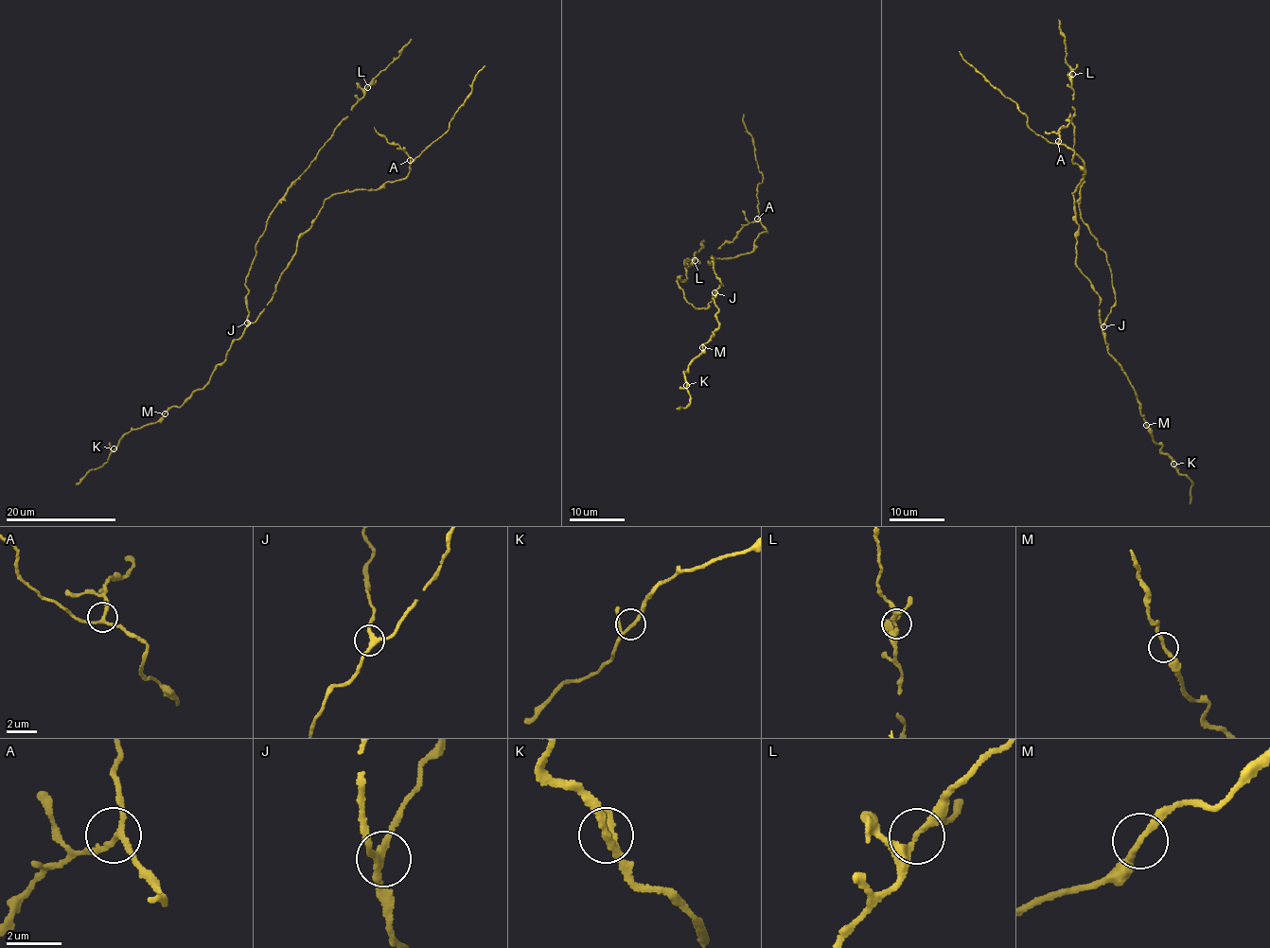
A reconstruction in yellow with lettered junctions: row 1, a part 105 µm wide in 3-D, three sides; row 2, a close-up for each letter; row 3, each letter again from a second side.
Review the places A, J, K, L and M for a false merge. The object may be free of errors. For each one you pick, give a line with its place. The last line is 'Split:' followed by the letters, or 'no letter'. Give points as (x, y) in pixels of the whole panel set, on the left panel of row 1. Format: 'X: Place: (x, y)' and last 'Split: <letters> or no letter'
Split: no letter

